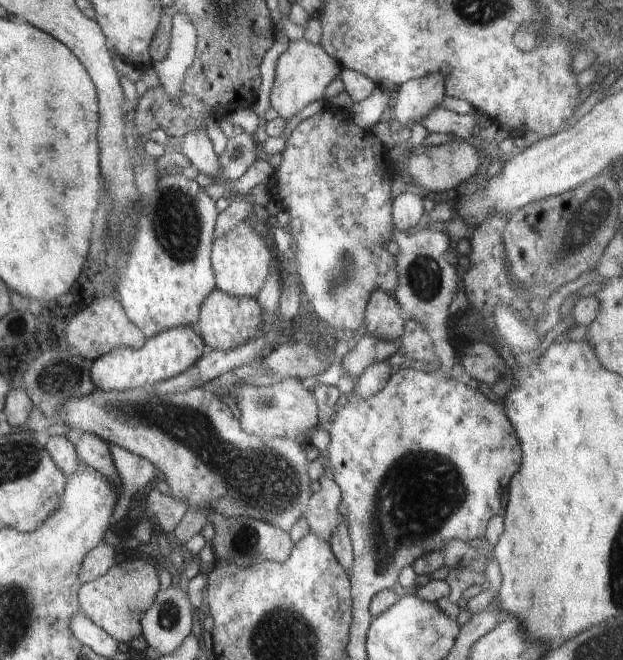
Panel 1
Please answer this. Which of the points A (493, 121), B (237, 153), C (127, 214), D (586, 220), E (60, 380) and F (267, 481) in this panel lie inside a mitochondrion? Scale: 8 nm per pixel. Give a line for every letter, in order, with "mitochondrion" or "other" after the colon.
A: other
B: mitochondrion
C: mitochondrion
D: mitochondrion
E: mitochondrion
F: mitochondrion

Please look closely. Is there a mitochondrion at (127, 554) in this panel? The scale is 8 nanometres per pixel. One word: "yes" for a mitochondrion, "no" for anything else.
no

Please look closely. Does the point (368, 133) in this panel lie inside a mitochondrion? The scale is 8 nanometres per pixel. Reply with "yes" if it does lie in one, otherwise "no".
no

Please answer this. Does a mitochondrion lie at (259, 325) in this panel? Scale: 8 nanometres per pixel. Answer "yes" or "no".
no

